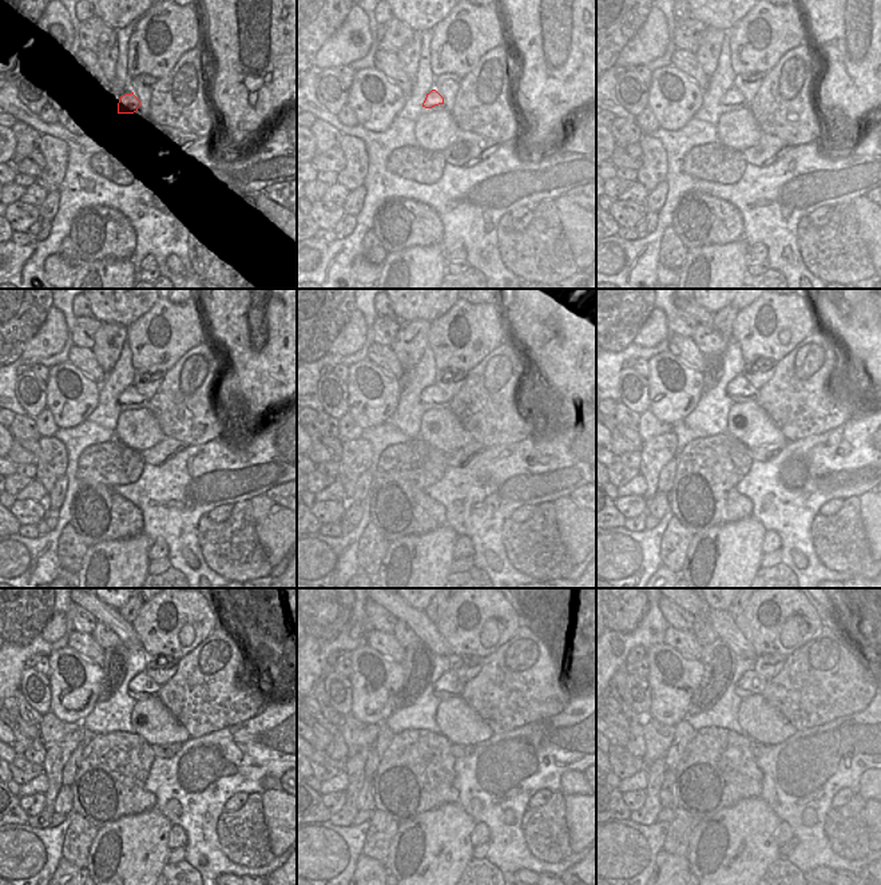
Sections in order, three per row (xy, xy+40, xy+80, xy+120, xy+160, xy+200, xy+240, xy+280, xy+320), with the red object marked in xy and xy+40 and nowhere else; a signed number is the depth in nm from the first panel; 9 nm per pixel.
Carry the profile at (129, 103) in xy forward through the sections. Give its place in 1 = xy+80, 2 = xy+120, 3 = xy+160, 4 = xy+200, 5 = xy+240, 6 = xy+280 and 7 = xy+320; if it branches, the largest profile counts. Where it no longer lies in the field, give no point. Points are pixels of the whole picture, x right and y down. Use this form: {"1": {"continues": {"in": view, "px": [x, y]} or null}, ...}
{"1": {"continues": {"in": "xy+80", "px": [733, 96]}}, "2": {"continues": {"in": "xy+120", "px": [130, 396]}}, "3": {"continues": {"in": "xy+160", "px": [432, 395]}}, "4": {"continues": {"in": "xy+200", "px": [739, 385]}}, "5": {"continues": {"in": "xy+240", "px": [142, 683]}}, "6": {"continues": {"in": "xy+280", "px": [448, 682]}}, "7": {"continues": {"in": "xy+320", "px": [753, 682]}}}

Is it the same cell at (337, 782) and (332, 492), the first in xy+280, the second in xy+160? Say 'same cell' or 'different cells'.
same cell

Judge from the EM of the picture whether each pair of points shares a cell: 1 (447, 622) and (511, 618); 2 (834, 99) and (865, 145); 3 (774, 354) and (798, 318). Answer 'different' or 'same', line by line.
1: same
2: different
3: same

